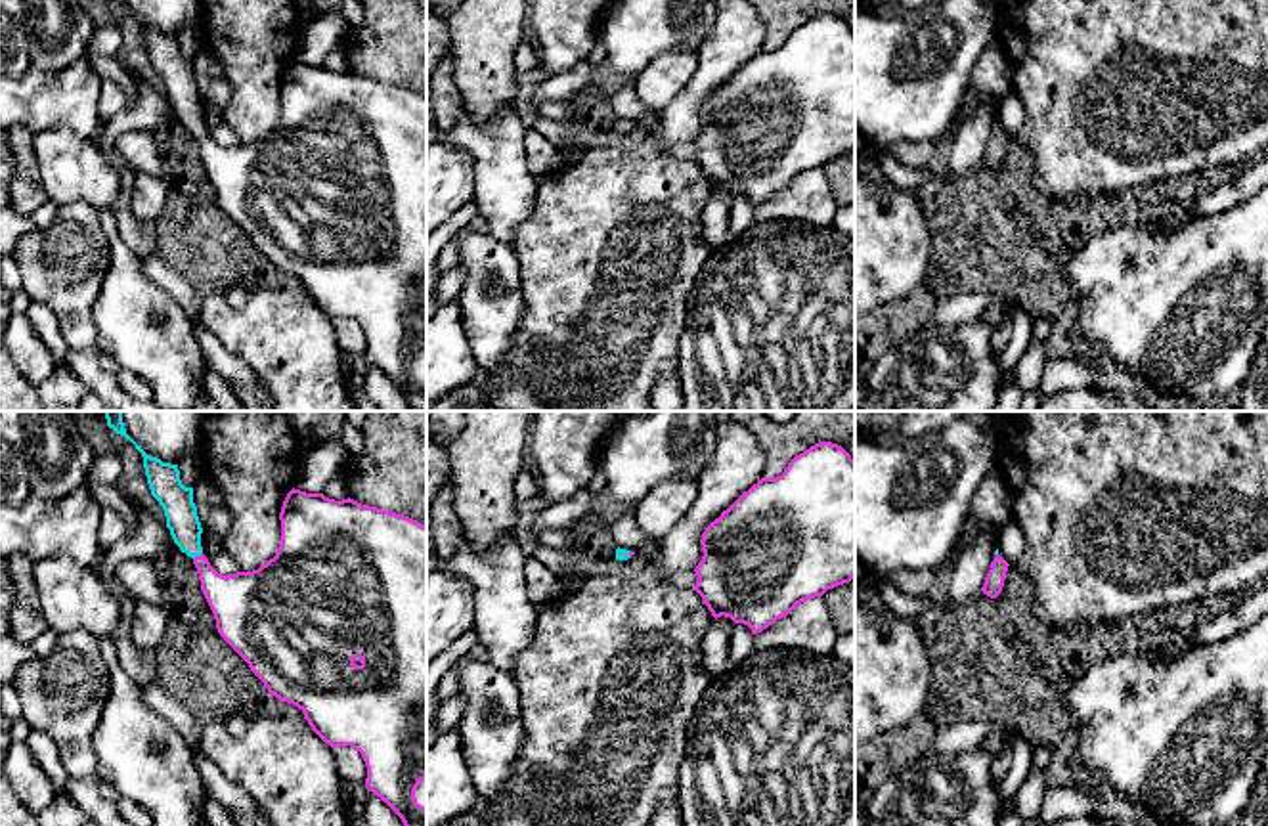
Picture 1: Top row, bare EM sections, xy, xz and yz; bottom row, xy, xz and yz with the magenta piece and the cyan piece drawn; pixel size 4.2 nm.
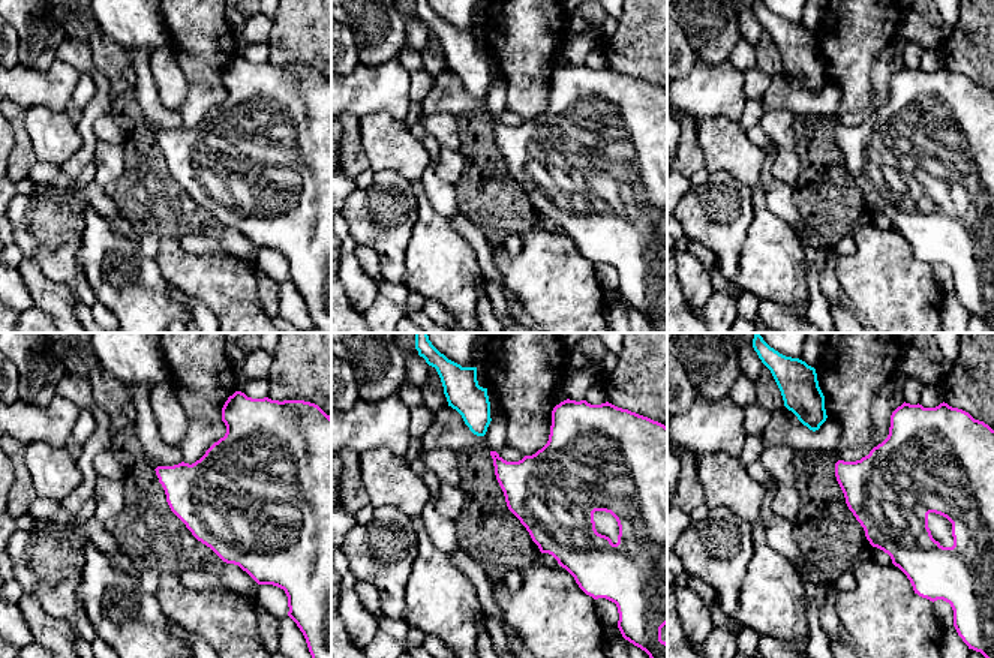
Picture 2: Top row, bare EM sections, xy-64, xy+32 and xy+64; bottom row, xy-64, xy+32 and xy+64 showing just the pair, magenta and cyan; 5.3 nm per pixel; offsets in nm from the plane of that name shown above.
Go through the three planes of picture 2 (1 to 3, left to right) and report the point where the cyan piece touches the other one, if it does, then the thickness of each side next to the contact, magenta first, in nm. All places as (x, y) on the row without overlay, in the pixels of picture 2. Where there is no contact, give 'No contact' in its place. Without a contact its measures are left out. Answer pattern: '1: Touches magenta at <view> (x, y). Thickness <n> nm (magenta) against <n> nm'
1: No contact
2: No contact
3: No contact

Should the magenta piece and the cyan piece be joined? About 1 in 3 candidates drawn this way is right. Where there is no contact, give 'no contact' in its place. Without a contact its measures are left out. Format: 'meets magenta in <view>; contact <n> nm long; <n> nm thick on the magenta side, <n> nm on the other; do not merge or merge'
meets magenta in xy; contact 50 nm long; 220 nm thick on the magenta side, 140 nm on the other; merge

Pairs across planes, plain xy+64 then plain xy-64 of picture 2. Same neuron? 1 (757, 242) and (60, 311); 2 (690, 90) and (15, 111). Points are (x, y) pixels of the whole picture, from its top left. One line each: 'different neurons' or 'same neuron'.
1: different neurons
2: different neurons

